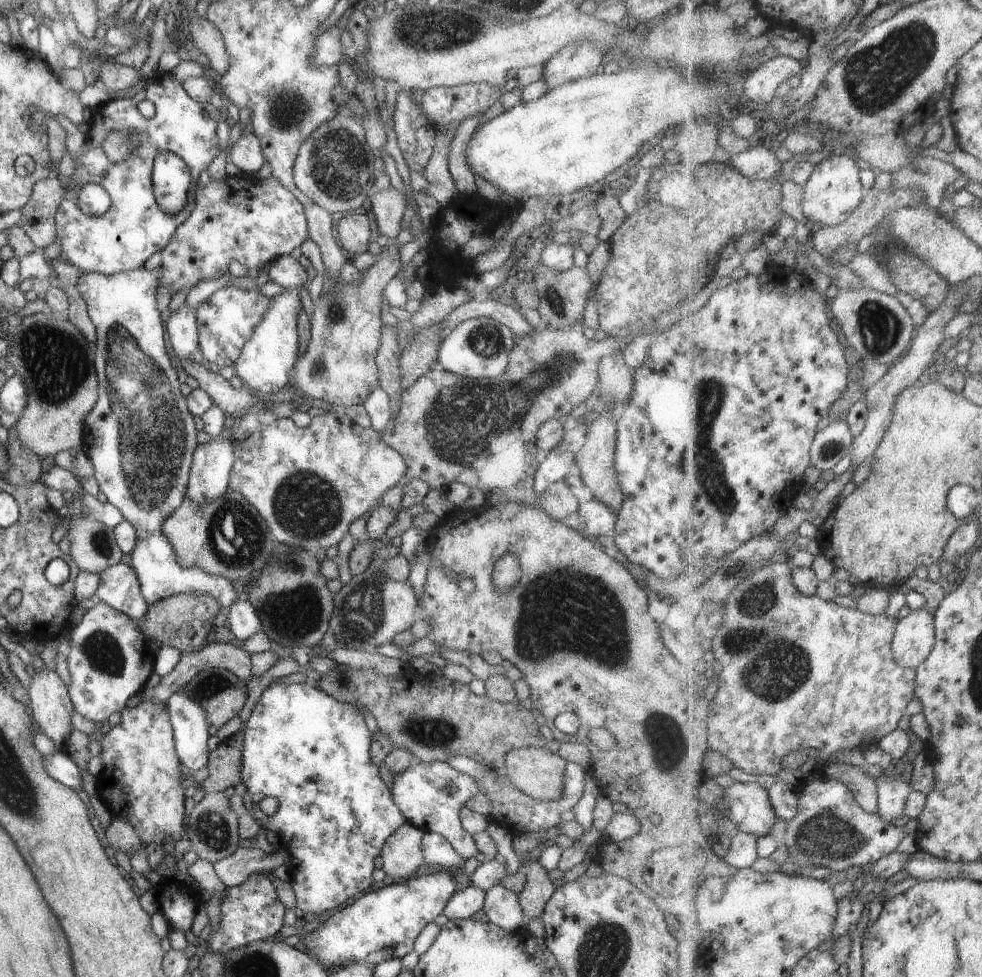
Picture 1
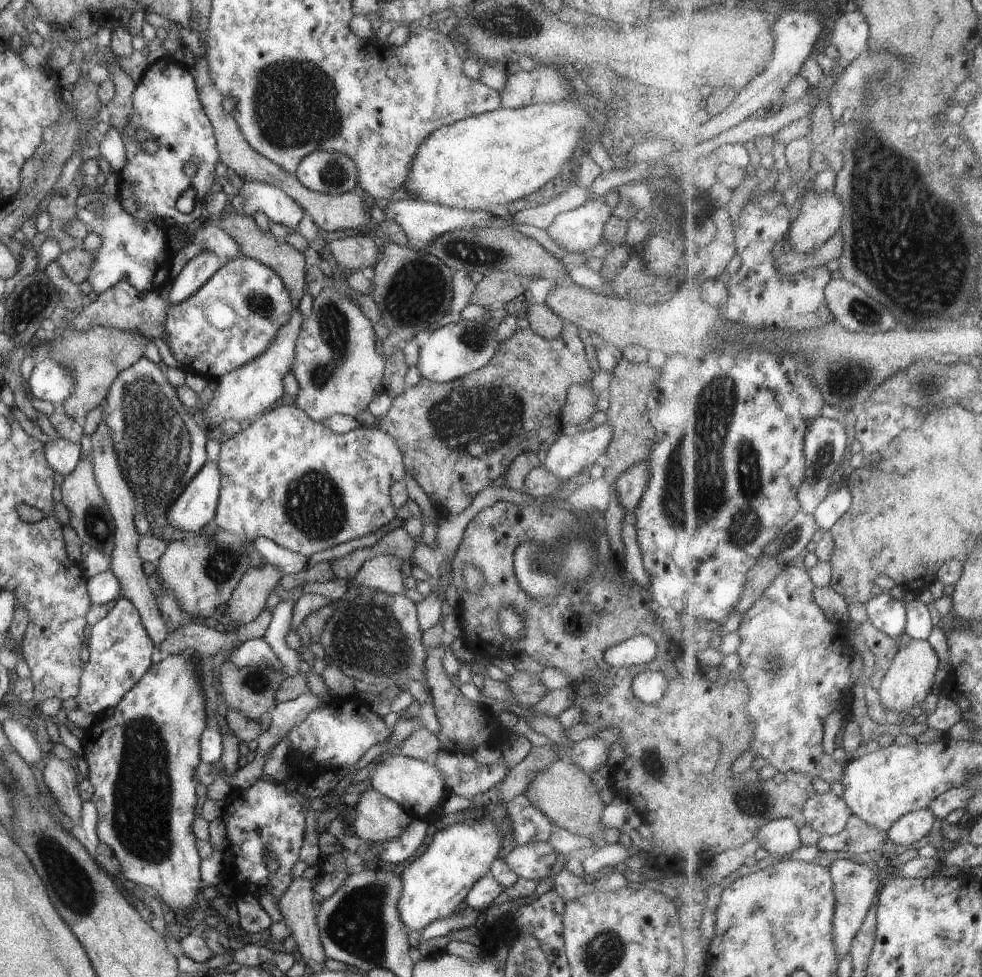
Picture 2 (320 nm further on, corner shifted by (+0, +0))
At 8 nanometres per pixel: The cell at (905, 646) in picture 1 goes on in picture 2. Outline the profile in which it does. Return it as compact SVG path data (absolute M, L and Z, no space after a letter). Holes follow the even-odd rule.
M912 639L896 654L891 666L884 672L883 678L879 679L877 692L884 708L889 708L890 711L901 717L909 712L915 704L921 704L933 688L937 668L939 668L939 658L933 650L933 645L923 639Z

